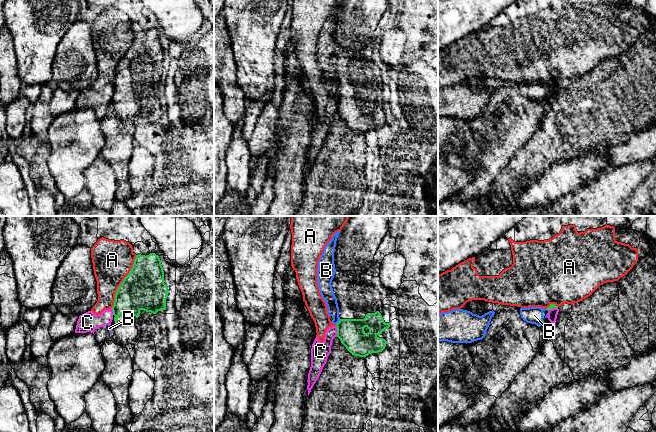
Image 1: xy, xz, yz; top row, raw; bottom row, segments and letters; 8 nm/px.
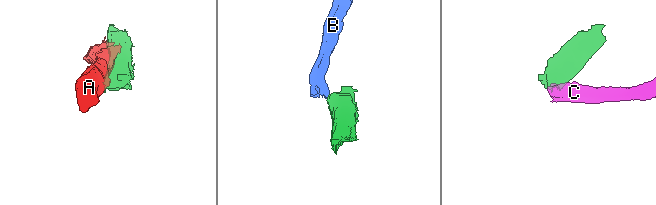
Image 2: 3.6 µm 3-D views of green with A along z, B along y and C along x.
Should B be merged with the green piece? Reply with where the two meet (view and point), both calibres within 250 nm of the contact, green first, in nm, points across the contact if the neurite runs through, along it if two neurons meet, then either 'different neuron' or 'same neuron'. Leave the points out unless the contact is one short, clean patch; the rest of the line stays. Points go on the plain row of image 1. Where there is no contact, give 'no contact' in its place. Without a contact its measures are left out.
meets green in xz at (338, 98); 220 nm thick on the green side, 110 nm on the other; border along xz (340, 95), (336, 100); different neuron

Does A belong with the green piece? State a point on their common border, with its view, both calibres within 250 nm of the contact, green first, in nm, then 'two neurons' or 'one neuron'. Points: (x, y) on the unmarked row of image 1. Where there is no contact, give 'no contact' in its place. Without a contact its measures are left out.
contact xy (123, 57); calibres 340 and 320 nm; two neurons

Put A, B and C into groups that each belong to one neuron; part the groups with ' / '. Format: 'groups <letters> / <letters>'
groups A / B C

